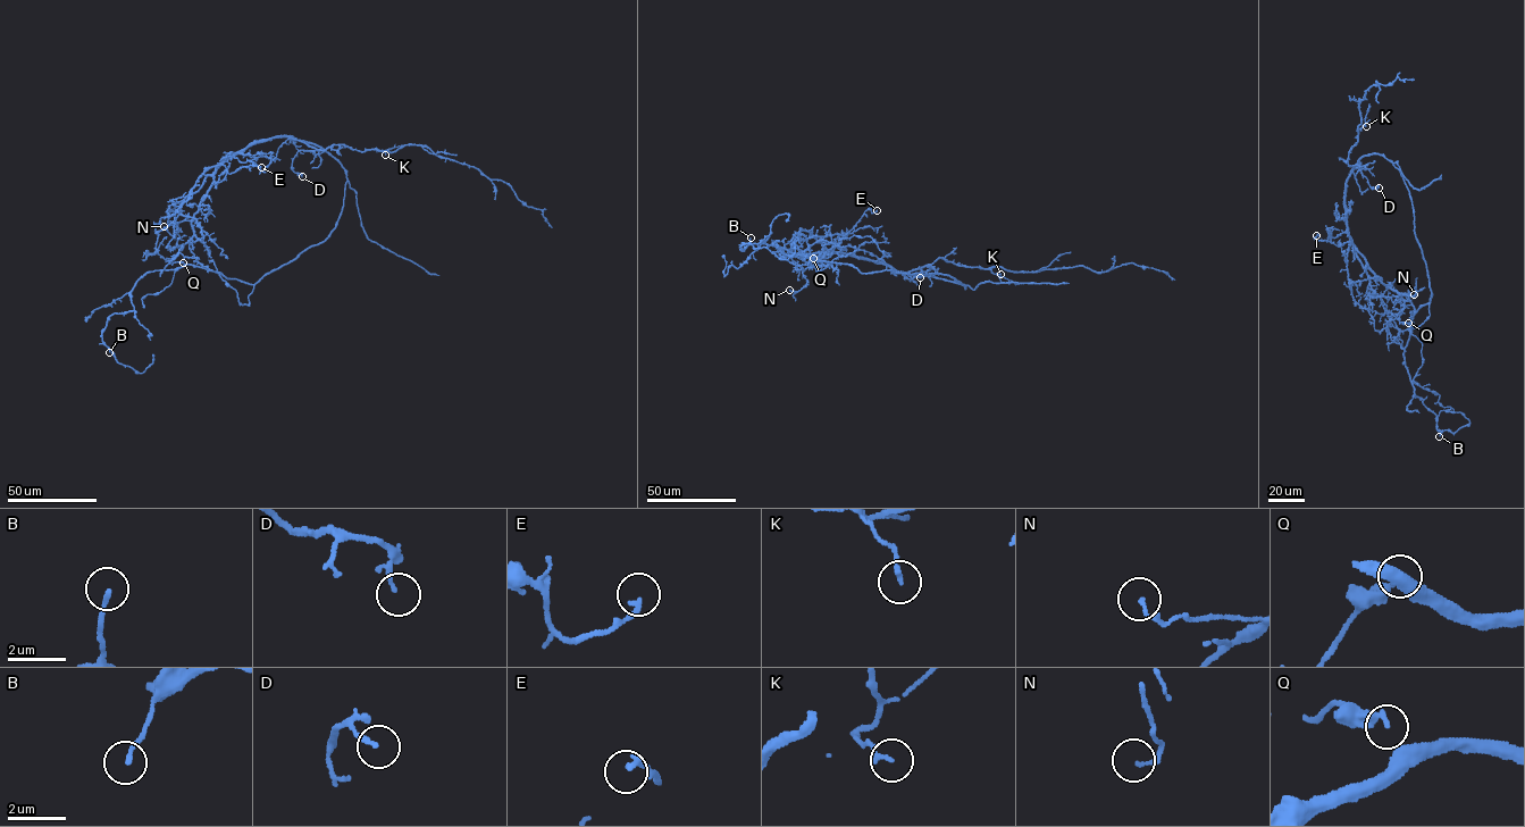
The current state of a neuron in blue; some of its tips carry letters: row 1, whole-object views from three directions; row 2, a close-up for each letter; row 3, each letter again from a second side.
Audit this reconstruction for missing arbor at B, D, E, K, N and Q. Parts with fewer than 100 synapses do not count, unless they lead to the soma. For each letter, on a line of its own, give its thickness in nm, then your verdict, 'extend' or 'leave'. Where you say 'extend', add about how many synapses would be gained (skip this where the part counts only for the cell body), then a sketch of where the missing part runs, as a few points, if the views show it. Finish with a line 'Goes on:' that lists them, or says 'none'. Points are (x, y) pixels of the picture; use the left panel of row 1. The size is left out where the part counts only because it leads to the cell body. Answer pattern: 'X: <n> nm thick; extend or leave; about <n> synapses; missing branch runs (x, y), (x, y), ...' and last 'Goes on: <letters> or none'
B: 140 nm thick; leave
D: 120 nm thick; leave
E: 200 nm thick; leave
K: 150 nm thick; leave
N: 70 nm thick; leave
Q: 180 nm thick; leave
Goes on: none

